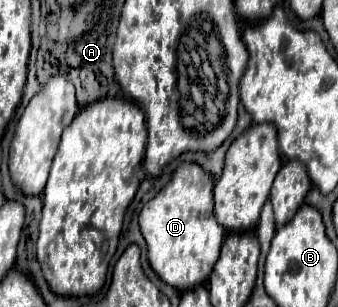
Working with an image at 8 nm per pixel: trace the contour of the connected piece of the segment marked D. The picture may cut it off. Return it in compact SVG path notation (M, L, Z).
M182 163L172 181L140 213L140 229L148 245L150 265L164 283L178 291L206 283L220 255L226 231L214 217L212 187L214 179L210 173L194 163Z

